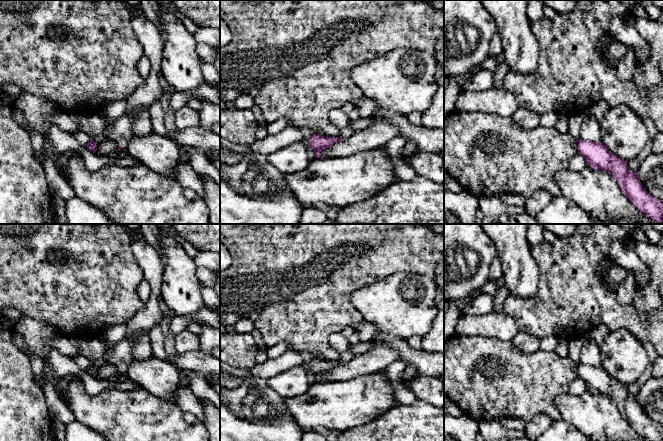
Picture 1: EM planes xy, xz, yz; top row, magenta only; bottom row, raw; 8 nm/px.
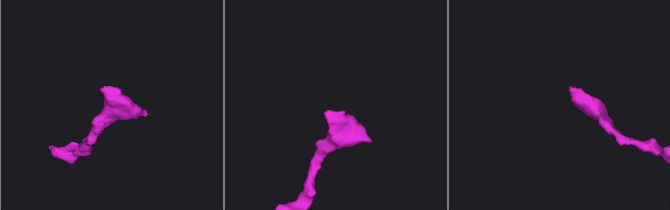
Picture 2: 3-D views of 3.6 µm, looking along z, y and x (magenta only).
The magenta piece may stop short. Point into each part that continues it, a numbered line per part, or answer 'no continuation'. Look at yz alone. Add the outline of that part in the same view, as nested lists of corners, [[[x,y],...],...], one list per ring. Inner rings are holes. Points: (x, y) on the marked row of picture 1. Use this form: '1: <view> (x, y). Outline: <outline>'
no continuation

